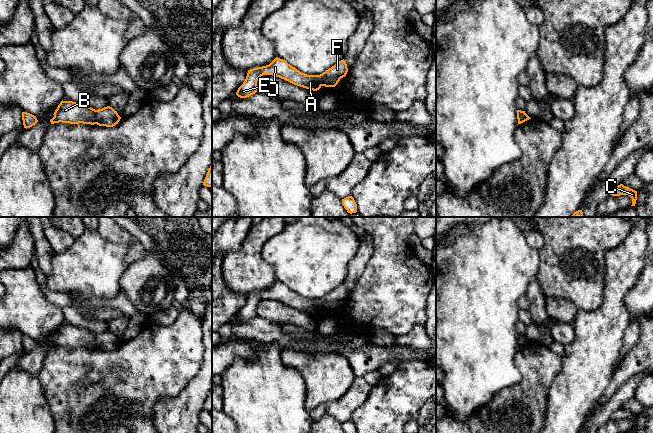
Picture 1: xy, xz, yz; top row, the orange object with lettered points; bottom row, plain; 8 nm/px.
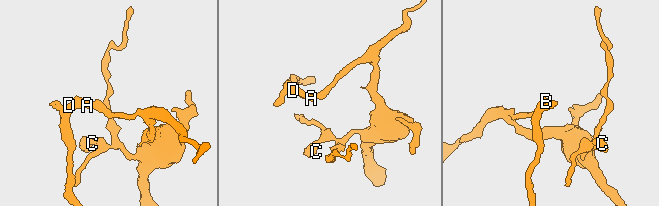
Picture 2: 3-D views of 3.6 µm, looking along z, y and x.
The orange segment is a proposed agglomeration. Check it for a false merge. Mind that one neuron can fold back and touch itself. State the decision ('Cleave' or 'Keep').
Cleave

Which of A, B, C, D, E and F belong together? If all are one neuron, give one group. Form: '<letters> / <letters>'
A B D E / C F

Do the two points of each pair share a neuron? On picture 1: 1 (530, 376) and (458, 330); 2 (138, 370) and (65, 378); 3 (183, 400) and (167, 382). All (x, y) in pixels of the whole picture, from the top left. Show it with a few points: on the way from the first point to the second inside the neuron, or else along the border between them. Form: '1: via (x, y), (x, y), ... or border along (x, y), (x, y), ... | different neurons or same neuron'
1: border along (517, 366), (521, 379), (517, 383), (505, 388) | different neurons
2: via (120, 362), (83, 361) | same neuron
3: border along (193, 377), (176, 395), (160, 398), (155, 403) | different neurons

